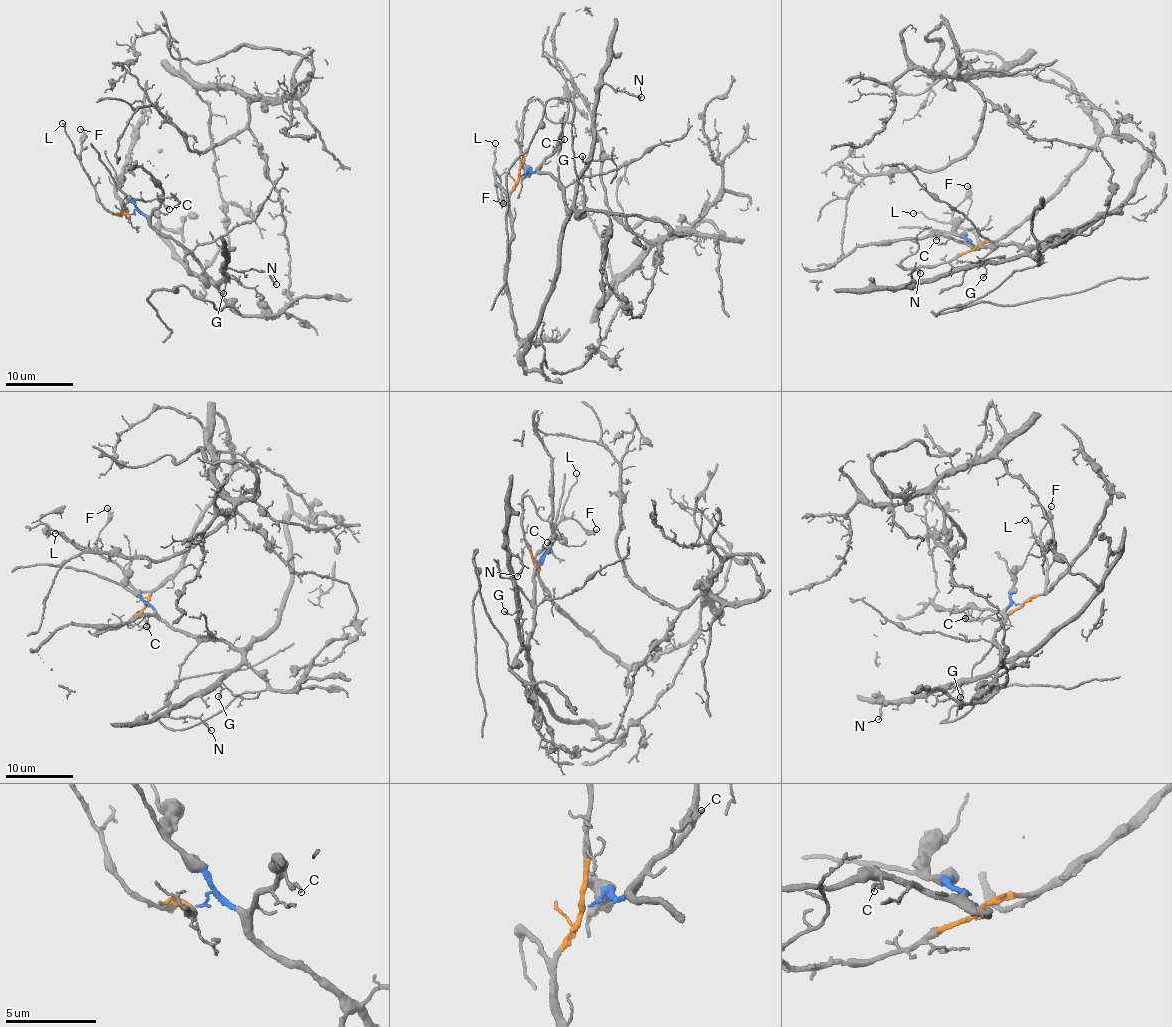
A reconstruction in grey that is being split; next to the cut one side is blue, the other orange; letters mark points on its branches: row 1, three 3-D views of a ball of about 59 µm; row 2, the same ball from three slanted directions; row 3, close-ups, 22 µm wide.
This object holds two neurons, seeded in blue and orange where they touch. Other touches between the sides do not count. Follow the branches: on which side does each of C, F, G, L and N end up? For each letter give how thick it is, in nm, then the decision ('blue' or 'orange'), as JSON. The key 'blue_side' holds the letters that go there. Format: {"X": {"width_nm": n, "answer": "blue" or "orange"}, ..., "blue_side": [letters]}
{"C": {"width_nm": 180, "answer": "blue"}, "F": {"width_nm": 190, "answer": "orange"}, "G": {"width_nm": 200, "answer": "blue"}, "L": {"width_nm": 120, "answer": "orange"}, "N": {"width_nm": 140, "answer": "blue"}, "blue_side": ["C", "G", "N"]}

